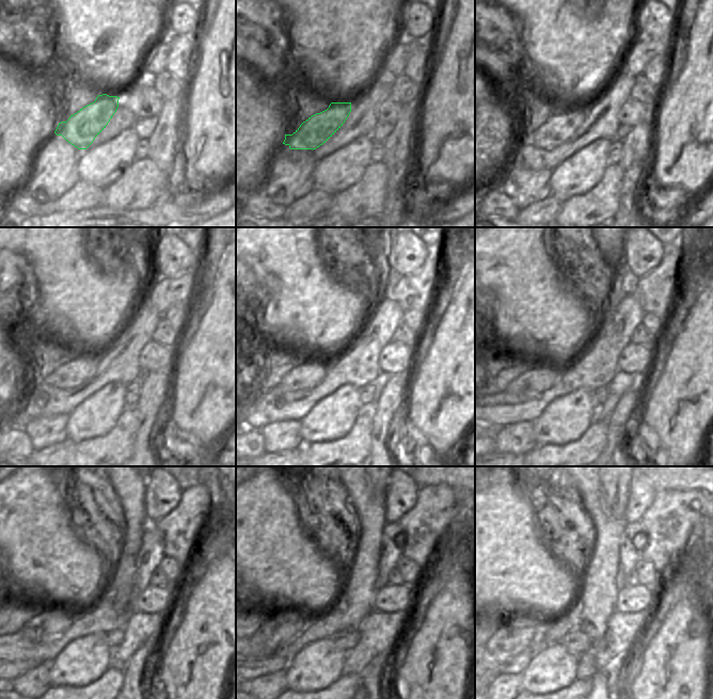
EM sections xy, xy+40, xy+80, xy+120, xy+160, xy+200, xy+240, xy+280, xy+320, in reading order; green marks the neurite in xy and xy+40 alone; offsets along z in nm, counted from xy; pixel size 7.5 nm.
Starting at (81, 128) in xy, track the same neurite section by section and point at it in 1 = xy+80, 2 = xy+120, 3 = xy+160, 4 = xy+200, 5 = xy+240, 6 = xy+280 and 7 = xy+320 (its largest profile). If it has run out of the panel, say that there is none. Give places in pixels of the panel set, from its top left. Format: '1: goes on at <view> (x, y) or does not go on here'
1: goes on at xy+80 (561, 126)
2: goes on at xy+120 (81, 367)
3: goes on at xy+160 (310, 374)
4: goes on at xy+200 (539, 378)
5: goes on at xy+240 (47, 622)
6: goes on at xy+280 (279, 630)
7: goes on at xy+320 (509, 639)

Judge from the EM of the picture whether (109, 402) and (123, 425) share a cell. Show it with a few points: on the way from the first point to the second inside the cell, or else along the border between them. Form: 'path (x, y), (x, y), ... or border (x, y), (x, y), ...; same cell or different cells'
border (125, 408), (115, 425), (101, 437); different cells

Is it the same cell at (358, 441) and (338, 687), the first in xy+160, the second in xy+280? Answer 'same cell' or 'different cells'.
same cell

